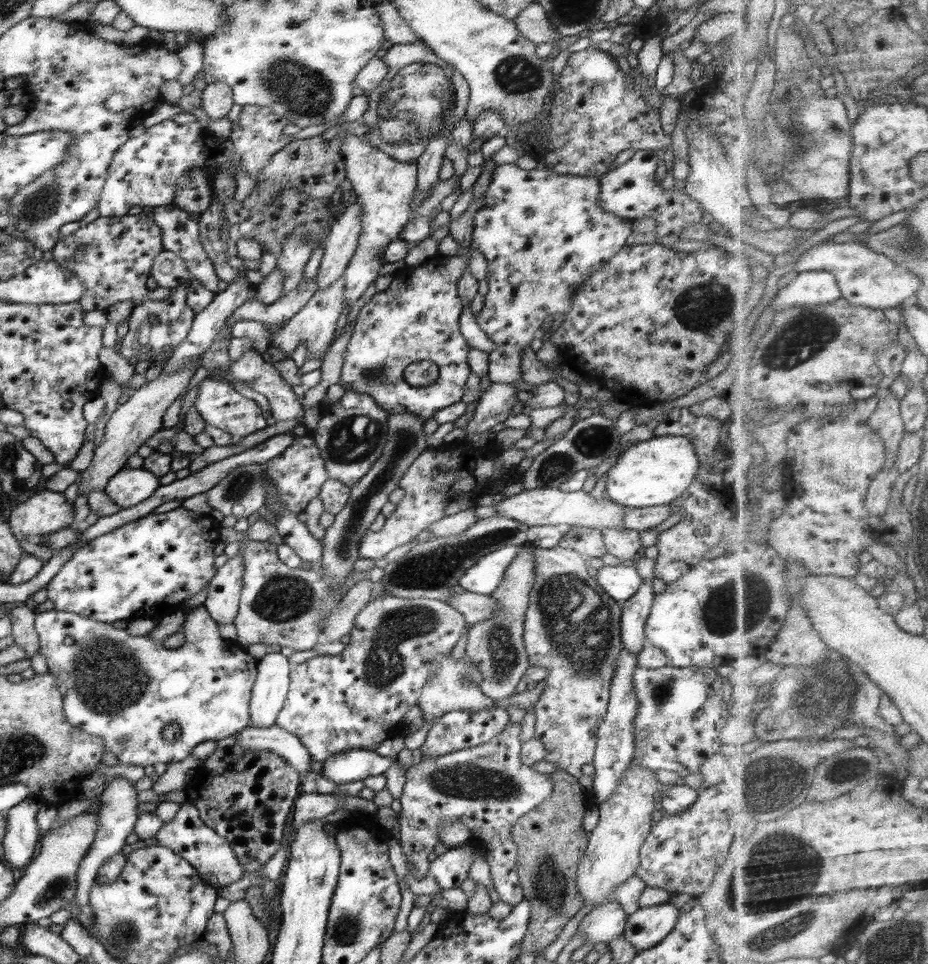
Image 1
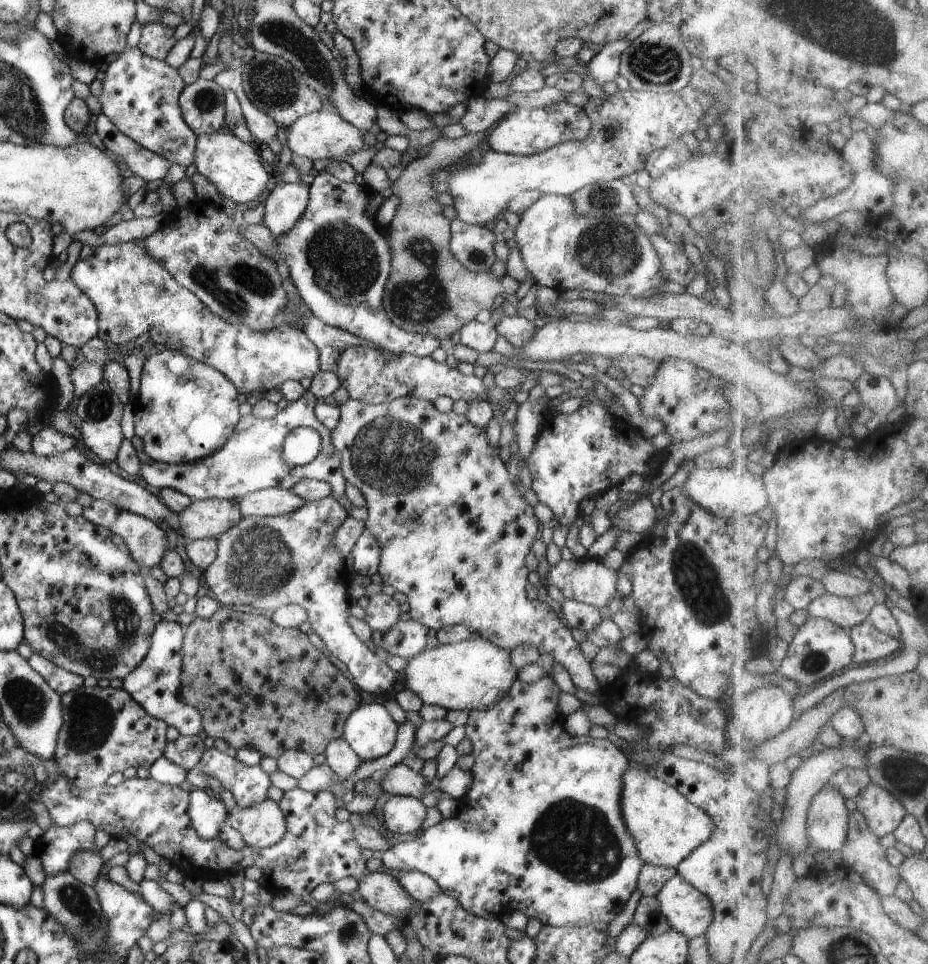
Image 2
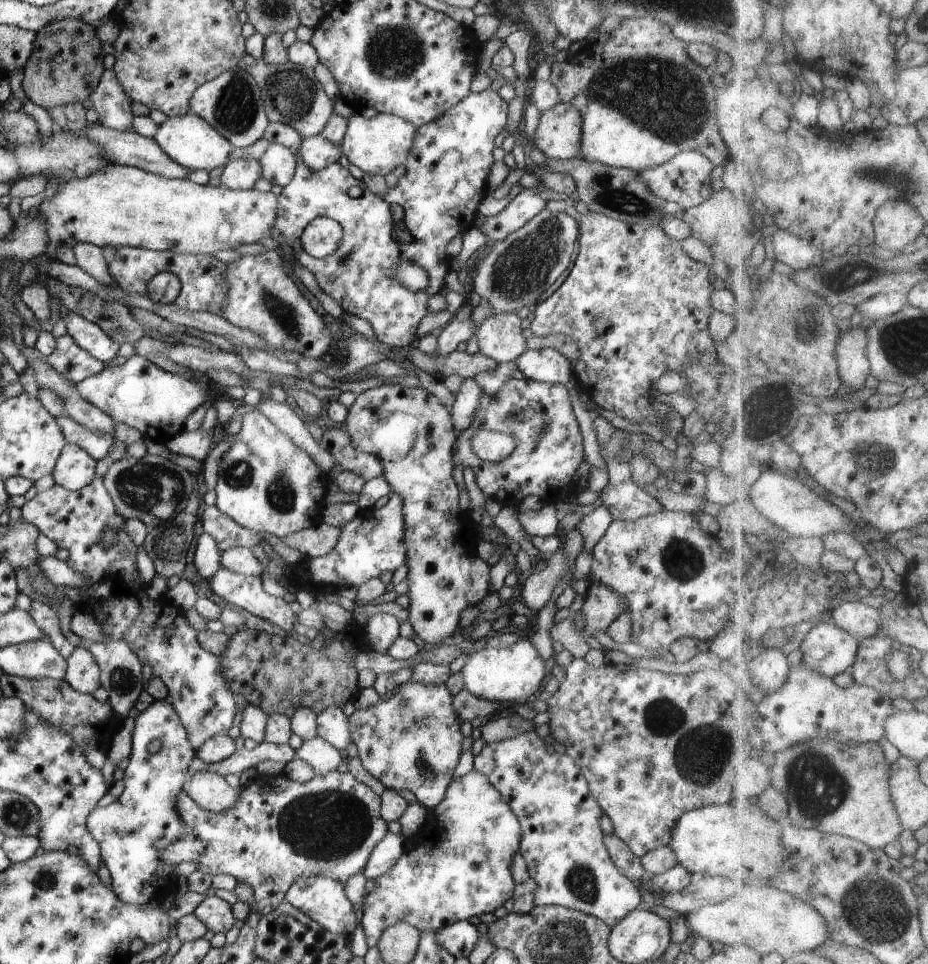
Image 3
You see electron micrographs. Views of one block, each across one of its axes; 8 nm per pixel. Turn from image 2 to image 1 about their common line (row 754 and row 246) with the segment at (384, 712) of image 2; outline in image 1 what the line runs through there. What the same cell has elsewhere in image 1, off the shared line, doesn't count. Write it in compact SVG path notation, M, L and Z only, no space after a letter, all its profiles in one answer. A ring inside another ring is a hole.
M344 132L338 136L341 138L341 159L345 164L347 178L353 184L356 204L360 206L362 214L356 253L342 276L345 283L346 313L366 292L366 288L374 284L380 269L386 264L382 261L383 250L392 244L392 240L400 238L402 228L412 218L412 198L417 188L417 163L394 160L378 147L371 147L364 138Z

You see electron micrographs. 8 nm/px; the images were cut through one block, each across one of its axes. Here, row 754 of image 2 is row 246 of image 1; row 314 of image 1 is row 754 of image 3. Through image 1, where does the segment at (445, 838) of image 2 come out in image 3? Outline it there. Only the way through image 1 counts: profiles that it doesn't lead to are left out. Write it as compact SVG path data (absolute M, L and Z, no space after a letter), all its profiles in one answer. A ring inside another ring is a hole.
M535 730L526 731L522 734L518 734L518 736L513 736L512 738L495 743L485 743L482 751L474 757L473 768L488 777L491 785L504 797L505 801L508 801L508 806L510 806L512 812L518 817L521 829L523 830L523 835L519 842L519 853L527 862L530 878L534 879L538 885L538 888L533 892L535 894L535 904L538 906L560 905L567 909L580 911L600 919L612 928L617 922L620 922L621 918L624 918L628 913L631 913L632 910L636 909L636 906L641 902L641 892L637 889L637 884L630 880L626 875L623 875L621 870L612 862L612 859L604 846L604 832L599 823L600 817L604 812L602 808L600 808L596 798L590 794L589 784L584 776L582 776L579 766L566 753L560 755L555 750L552 750L548 743L548 740L539 737Z

